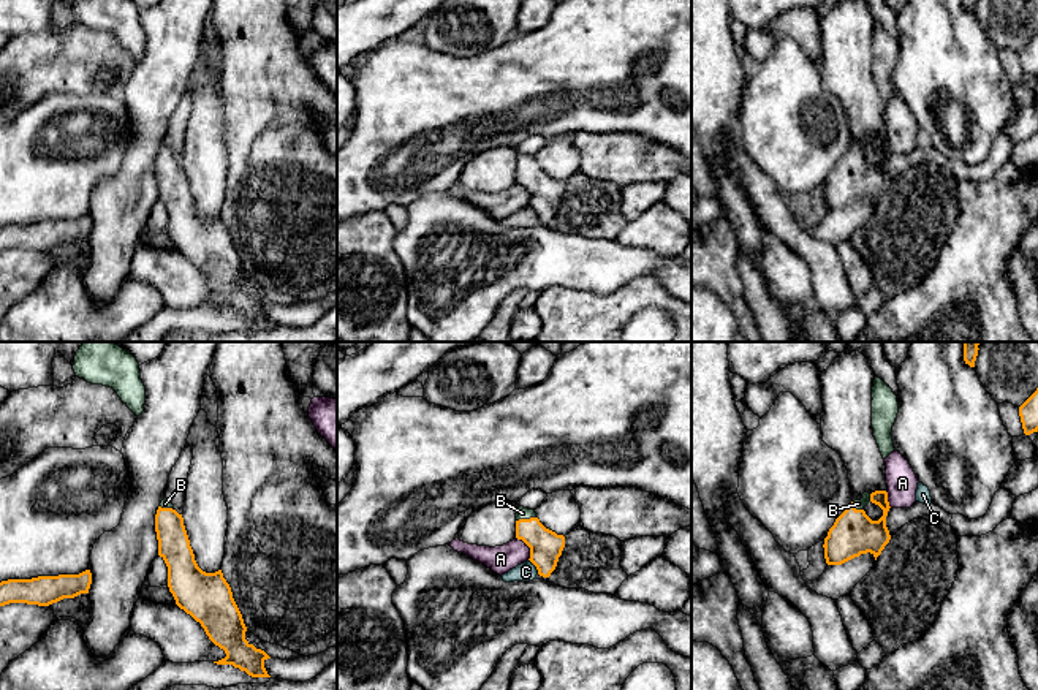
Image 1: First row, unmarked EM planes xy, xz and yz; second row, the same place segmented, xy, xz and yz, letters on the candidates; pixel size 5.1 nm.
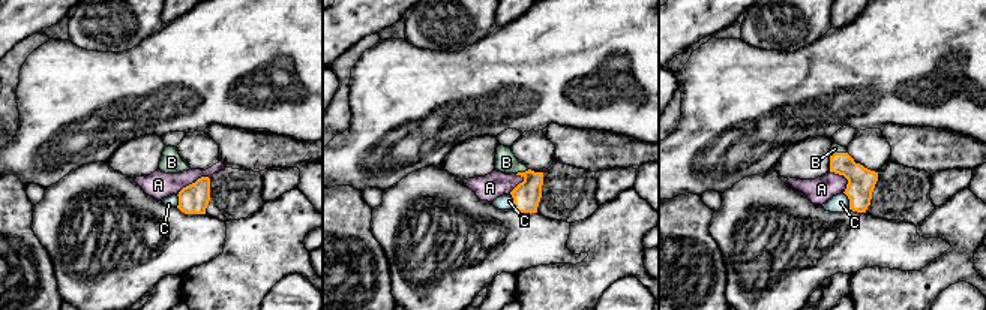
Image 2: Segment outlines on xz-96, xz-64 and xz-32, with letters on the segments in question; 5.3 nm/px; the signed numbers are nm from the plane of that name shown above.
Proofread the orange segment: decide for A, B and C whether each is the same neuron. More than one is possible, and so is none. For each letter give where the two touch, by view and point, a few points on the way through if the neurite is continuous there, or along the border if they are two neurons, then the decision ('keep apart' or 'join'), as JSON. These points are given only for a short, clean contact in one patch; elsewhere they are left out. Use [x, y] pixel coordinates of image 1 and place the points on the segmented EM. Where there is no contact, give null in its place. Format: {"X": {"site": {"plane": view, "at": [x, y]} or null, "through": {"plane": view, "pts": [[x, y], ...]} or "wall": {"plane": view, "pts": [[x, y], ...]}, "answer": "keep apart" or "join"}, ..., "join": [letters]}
{"A": {"site": {"plane": "xz", "at": [529, 546]}, "answer": "keep apart"}, "B": {"site": {"plane": "xz", "at": [526, 519]}, "through": {"plane": "xz", "pts": [[546, 546], [529, 529], [526, 519], [522, 513]]}, "answer": "join"}, "C": {"site": {"plane": "xz", "at": [535, 565]}, "answer": "keep apart"}, "join": ["B"]}

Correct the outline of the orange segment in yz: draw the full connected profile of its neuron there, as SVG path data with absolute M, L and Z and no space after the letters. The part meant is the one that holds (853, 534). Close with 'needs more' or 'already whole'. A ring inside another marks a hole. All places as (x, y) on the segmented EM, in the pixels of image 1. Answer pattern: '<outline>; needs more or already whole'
M886 491L864 492L861 500L851 502L824 538L826 563L842 565L867 552L877 560L891 540L886 527L889 508ZM869 502L883 510L883 516L878 521L872 521L862 510Z; needs more

